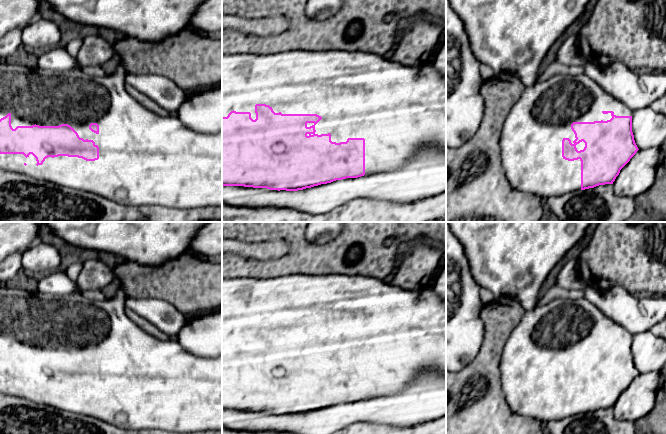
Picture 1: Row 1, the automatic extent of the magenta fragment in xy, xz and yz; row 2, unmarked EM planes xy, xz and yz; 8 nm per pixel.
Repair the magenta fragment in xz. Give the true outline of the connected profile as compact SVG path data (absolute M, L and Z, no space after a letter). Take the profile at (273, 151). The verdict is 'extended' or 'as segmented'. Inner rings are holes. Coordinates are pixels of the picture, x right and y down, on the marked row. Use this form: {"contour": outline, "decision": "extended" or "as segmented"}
{"contour": "M341 50L222 55L222 186L298 191L336 180L400 168L424 146L446 151L446 76L441 75L431 61L421 66L405 66L388 56Z", "decision": "extended"}

